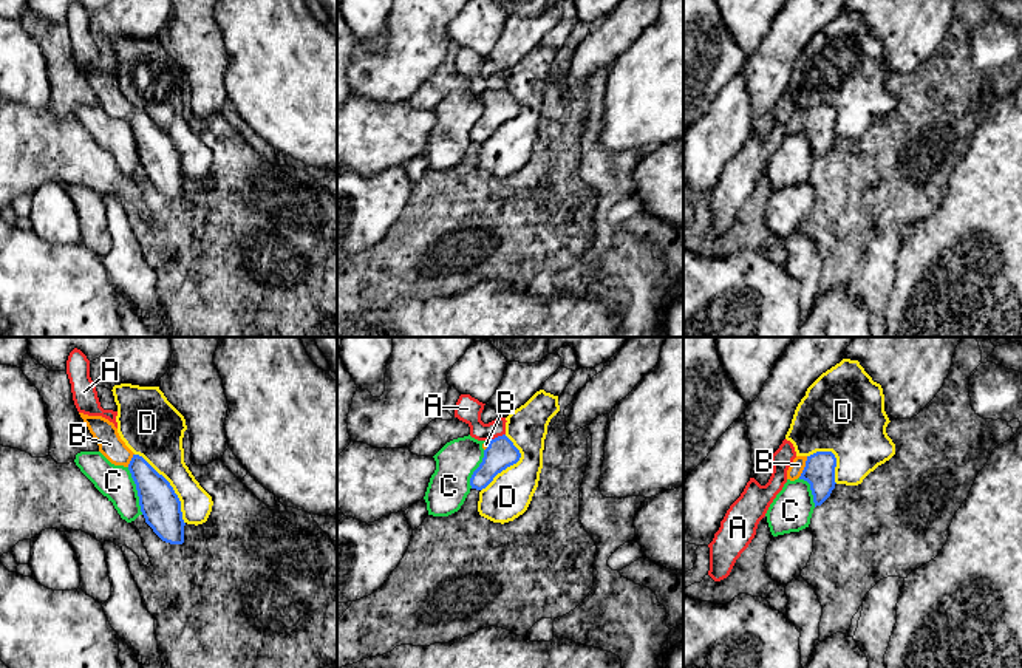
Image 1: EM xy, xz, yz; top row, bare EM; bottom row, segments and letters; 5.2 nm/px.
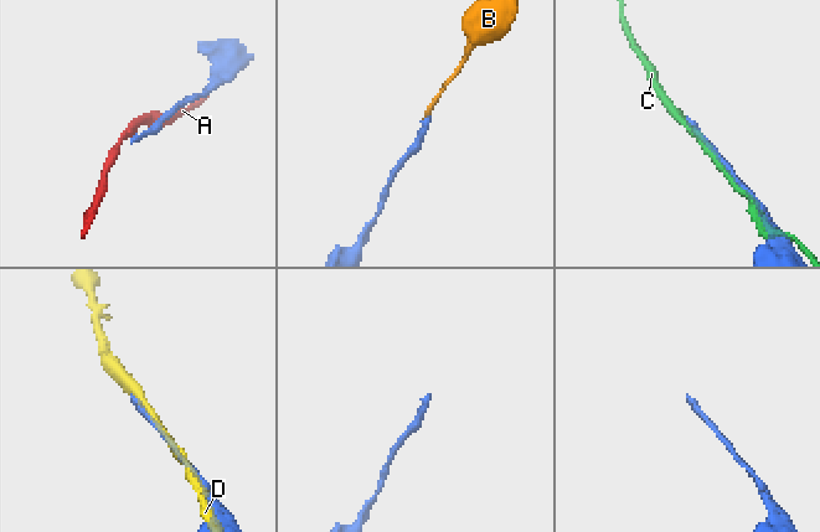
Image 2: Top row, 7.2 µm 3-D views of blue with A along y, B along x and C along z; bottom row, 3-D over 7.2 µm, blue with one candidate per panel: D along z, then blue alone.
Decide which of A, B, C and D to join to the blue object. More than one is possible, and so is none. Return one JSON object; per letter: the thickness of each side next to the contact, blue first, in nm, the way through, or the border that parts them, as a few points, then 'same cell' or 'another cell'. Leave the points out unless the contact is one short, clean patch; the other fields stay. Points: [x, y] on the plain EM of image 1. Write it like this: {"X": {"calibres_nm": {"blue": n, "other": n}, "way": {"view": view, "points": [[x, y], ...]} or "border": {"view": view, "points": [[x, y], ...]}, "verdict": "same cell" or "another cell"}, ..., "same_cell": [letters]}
{"A": {"calibres_nm": {"blue": 160, "other": 140}, "border": {"view": "xz", "points": [[504, 87], [487, 95]]}, "verdict": "another cell"}, "B": {"calibres_nm": {"blue": 160, "other": 70}, "way": {"view": "yz", "points": [[820, 121], [804, 121], [798, 118]]}, "verdict": "same cell"}, "C": {"calibres_nm": {"blue": 200, "other": 180}, "verdict": "another cell"}, "D": {"calibres_nm": {"blue": 200, "other": 240}, "verdict": "another cell"}, "same_cell": ["B"]}

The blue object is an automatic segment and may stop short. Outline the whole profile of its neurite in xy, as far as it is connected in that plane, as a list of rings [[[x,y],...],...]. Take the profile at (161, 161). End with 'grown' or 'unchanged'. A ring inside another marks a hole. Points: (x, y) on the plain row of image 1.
[[[79,66],[99,99],[99,105],[114,119],[130,124],[136,138],[145,176],[165,196],[184,196],[181,155],[170,136],[142,110],[135,108],[121,93],[113,76],[102,70]]]; grown

